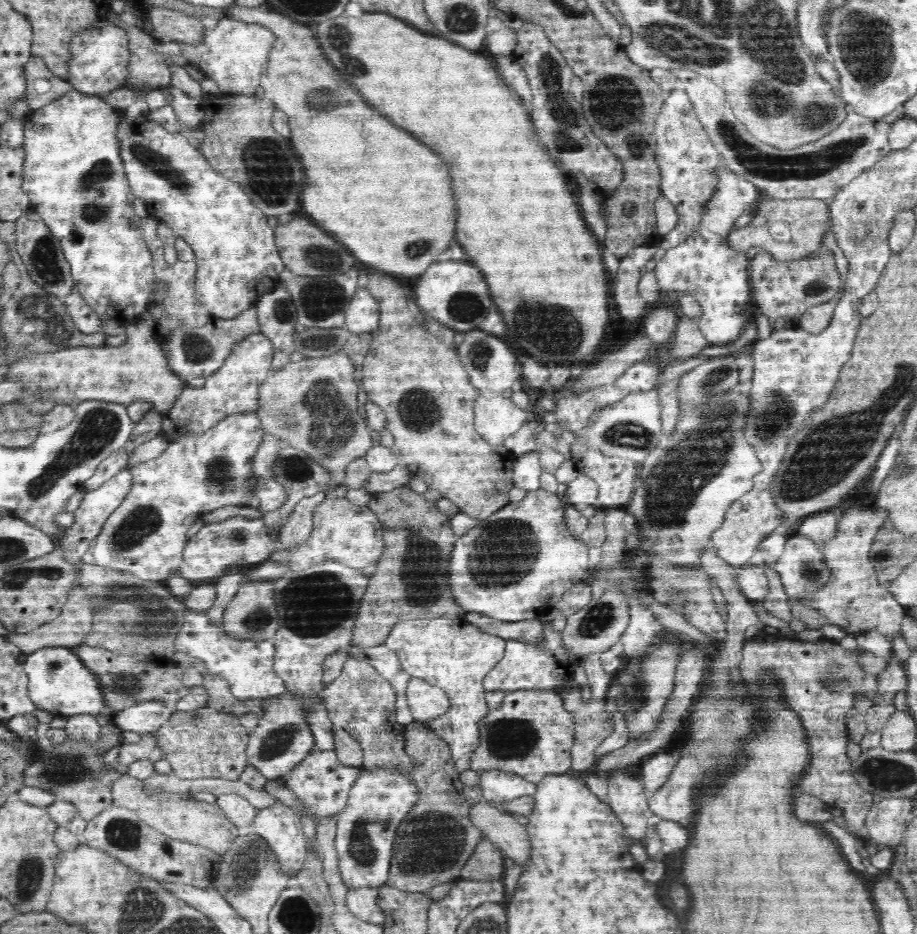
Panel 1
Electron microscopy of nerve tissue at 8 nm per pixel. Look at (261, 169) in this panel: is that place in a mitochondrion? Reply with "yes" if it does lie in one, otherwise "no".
yes

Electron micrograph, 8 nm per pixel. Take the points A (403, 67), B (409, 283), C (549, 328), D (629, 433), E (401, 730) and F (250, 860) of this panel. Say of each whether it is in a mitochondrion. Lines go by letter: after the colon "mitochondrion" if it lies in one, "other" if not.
A: other
B: other
C: mitochondrion
D: mitochondrion
E: other
F: mitochondrion

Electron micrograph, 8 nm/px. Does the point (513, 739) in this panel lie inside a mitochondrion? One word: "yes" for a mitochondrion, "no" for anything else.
yes

